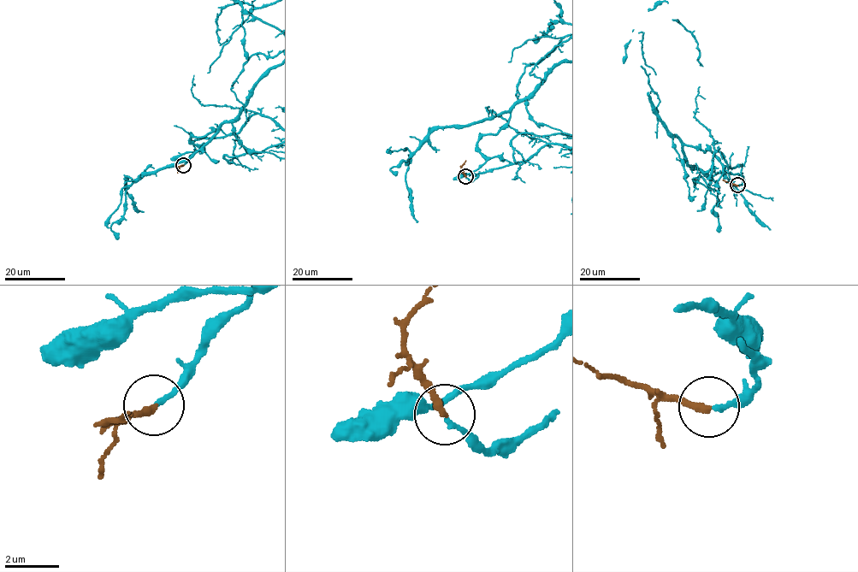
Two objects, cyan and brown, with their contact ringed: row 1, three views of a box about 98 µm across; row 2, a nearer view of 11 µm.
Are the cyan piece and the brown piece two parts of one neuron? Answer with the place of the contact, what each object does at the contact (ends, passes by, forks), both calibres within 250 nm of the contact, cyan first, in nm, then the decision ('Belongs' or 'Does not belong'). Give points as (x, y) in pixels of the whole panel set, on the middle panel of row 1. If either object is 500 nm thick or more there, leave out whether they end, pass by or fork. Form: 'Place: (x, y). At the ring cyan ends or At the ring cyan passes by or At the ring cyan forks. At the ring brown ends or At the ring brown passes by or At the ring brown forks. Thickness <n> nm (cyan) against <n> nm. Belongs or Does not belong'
Place: (465, 176). At the ring cyan ends. At the ring brown ends. Thickness 170 nm (cyan) against 280 nm. Belongs

